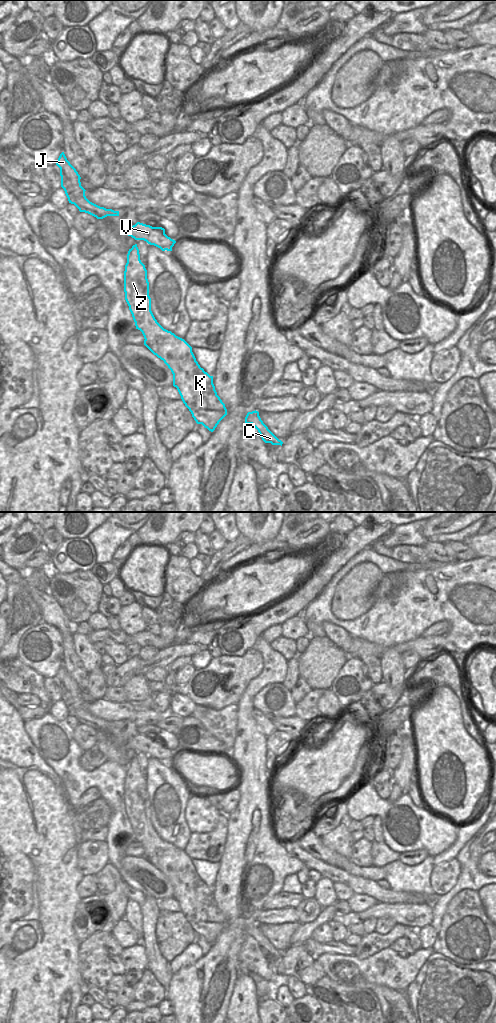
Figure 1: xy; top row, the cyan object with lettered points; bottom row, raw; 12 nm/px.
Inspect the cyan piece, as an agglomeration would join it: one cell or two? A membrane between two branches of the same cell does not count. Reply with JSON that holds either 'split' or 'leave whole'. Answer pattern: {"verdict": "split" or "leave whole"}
{"verdict": "split"}

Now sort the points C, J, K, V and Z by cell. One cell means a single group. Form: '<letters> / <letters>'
C J K Z / V

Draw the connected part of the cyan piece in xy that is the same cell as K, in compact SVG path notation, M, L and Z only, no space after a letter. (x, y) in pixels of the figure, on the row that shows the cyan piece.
M137 244L133 245L127 254L124 271L124 292L136 329L140 330L144 336L144 345L154 355L163 360L171 370L173 386L177 388L183 403L191 412L196 423L202 424L213 432L219 422L227 415L225 404L217 395L213 384L213 376L210 376L200 367L192 352L192 347L184 339L164 329L155 319L151 311L147 270L140 260Z

